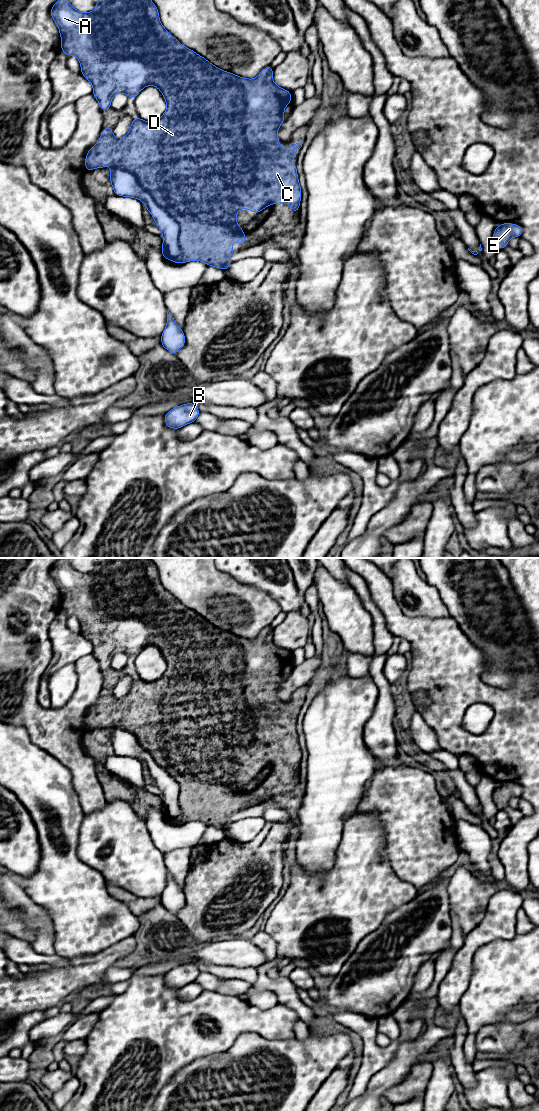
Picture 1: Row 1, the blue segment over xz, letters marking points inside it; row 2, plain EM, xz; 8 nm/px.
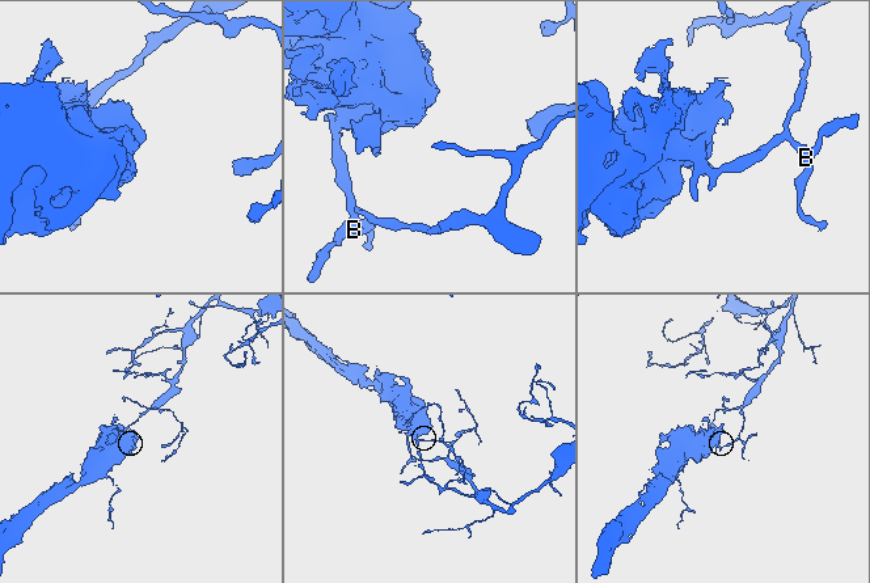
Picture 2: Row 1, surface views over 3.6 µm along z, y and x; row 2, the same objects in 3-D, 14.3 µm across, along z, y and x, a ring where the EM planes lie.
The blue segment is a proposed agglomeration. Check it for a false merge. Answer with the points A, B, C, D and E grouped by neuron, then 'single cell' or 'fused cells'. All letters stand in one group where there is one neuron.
groups A C D / B E; fused cells

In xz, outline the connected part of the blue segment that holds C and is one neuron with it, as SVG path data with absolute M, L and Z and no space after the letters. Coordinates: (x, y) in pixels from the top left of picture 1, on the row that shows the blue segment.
M58 0L52 6L50 15L59 28L61 51L68 57L74 55L78 58L81 65L81 74L92 83L92 95L99 102L102 111L111 108L112 97L117 93L125 93L129 98L134 99L143 88L149 85L153 85L161 91L167 103L165 113L159 119L152 122L143 121L139 116L135 117L132 120L128 134L123 138L115 137L110 126L104 127L99 141L95 146L89 149L86 155L85 171L91 171L92 169L106 166L115 166L136 176L141 186L151 194L156 203L173 217L180 226L178 241L181 255L174 261L175 263L181 264L188 261L203 261L208 266L221 268L226 271L231 264L229 257L235 253L232 249L232 241L234 240L240 245L245 245L246 243L244 231L236 222L236 215L239 210L247 208L249 211L254 211L255 215L257 215L261 210L271 204L287 203L293 207L291 210L292 213L297 213L300 207L302 192L298 180L298 173L296 171L296 162L290 163L289 160L295 159L296 150L302 147L302 142L294 144L293 147L278 146L281 141L277 137L277 131L280 125L285 121L284 109L288 103L292 103L292 97L290 91L278 87L273 82L273 68L271 65L265 67L255 79L239 77L233 73L215 67L204 57L182 45L163 27L159 19L159 11L151 0L98 0L94 10L90 13L83 13L76 10L67 0Z

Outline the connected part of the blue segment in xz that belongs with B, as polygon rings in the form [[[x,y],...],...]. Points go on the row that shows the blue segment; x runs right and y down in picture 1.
[[[195,403],[179,405],[164,415],[164,422],[168,428],[179,429],[196,421],[200,410]]]

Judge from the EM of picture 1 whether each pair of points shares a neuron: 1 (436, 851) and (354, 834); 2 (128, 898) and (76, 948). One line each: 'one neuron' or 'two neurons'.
1: two neurons
2: two neurons

